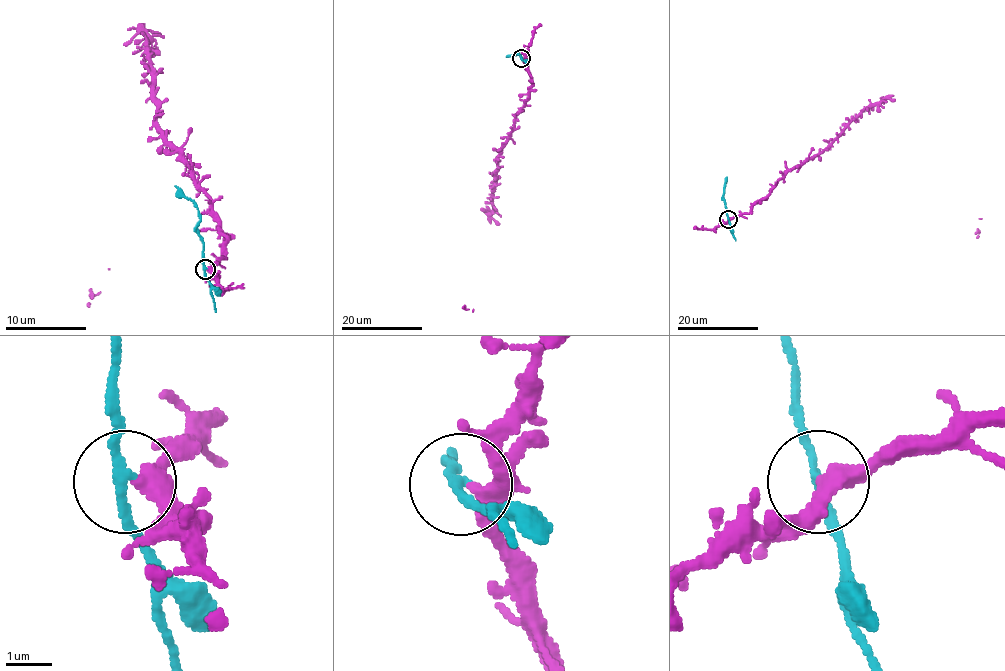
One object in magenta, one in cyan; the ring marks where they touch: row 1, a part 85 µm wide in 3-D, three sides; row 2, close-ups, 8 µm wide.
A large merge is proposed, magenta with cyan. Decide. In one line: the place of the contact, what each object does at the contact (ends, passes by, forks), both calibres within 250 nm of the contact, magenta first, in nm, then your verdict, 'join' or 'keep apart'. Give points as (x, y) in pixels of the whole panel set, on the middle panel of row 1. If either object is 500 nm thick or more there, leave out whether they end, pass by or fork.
at (521, 58); magenta passes by; cyan passes by; 340 nm thick on the magenta side, 190 nm on the other; keep apart

